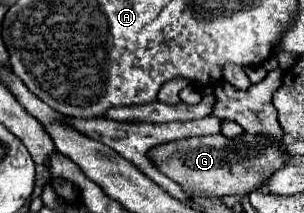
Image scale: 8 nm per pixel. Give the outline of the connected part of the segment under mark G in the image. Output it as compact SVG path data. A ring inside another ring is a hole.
M224 134L184 138L178 142L168 142L154 146L148 152L148 158L158 166L162 174L172 178L182 186L188 196L248 196L254 190L262 188L262 180L270 172L278 172L288 162L288 154L280 140L270 140L270 136L260 134L240 134L236 138L226 138Z

